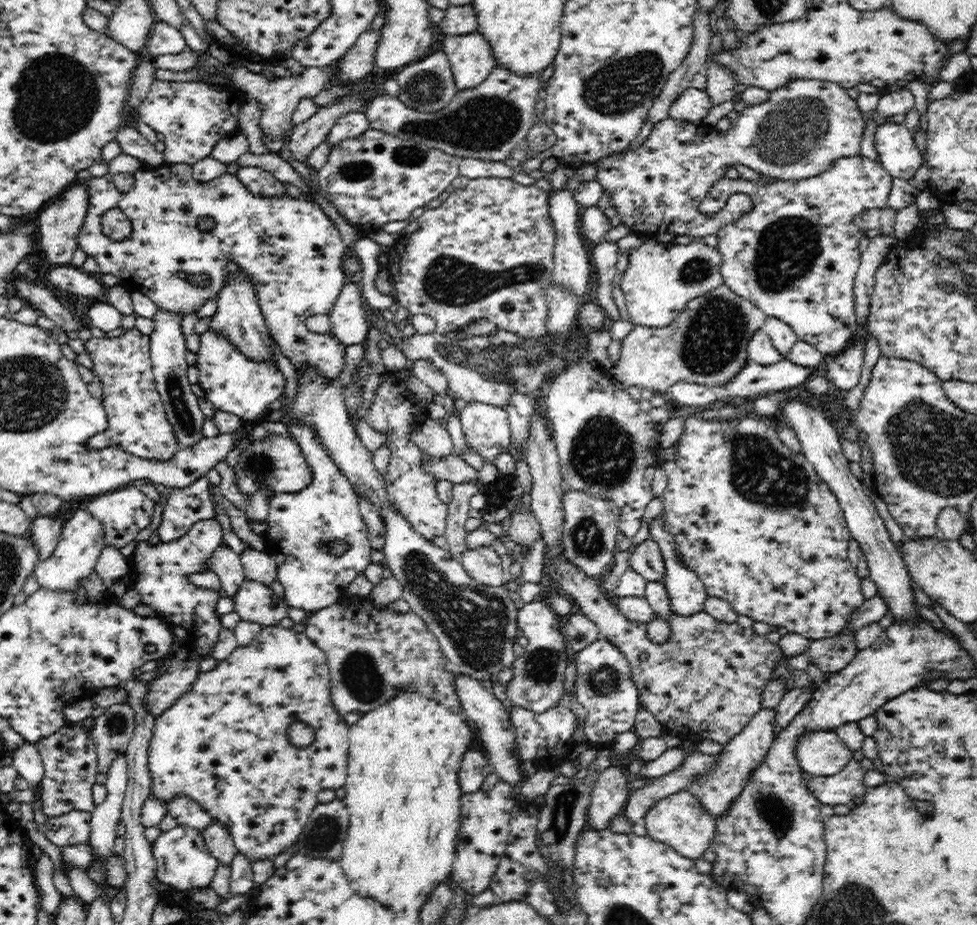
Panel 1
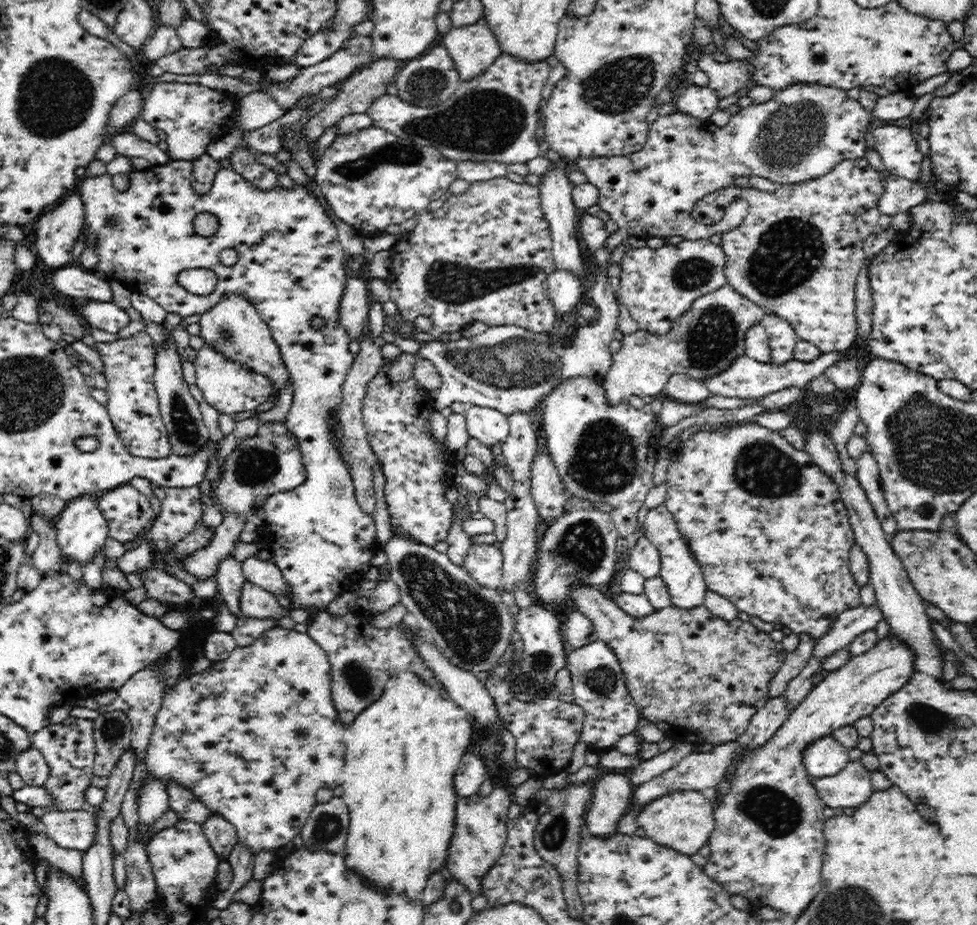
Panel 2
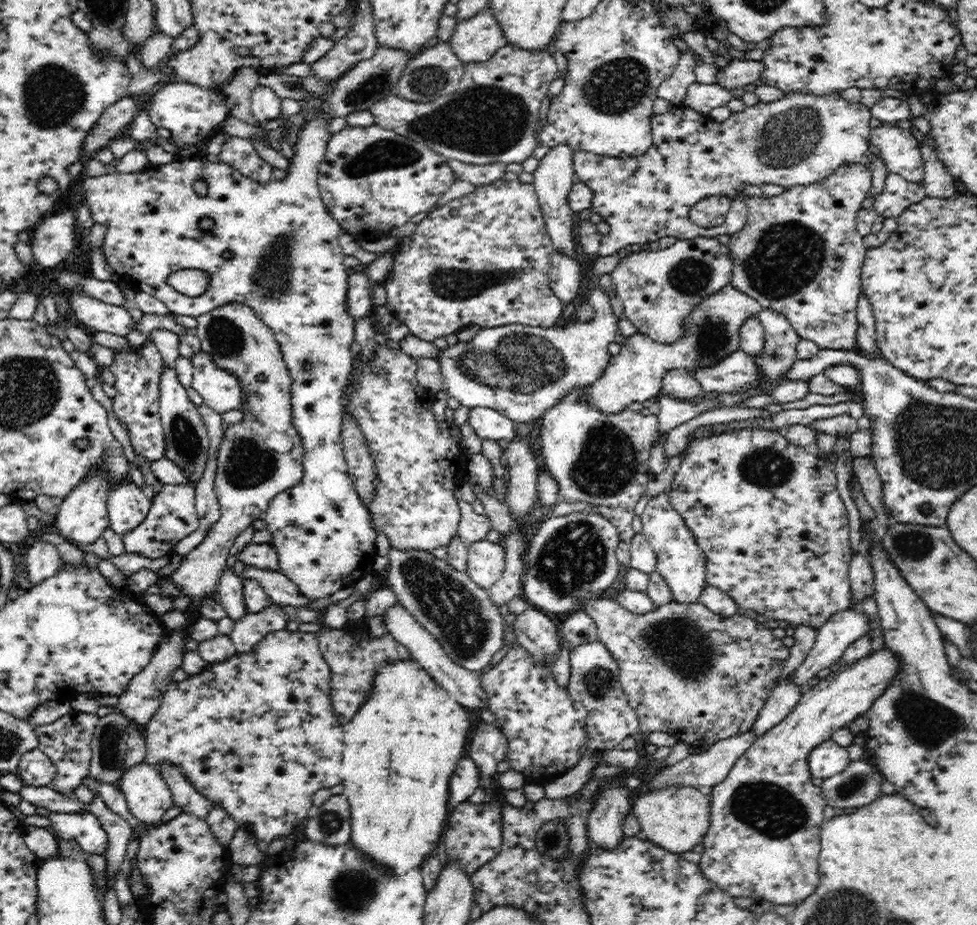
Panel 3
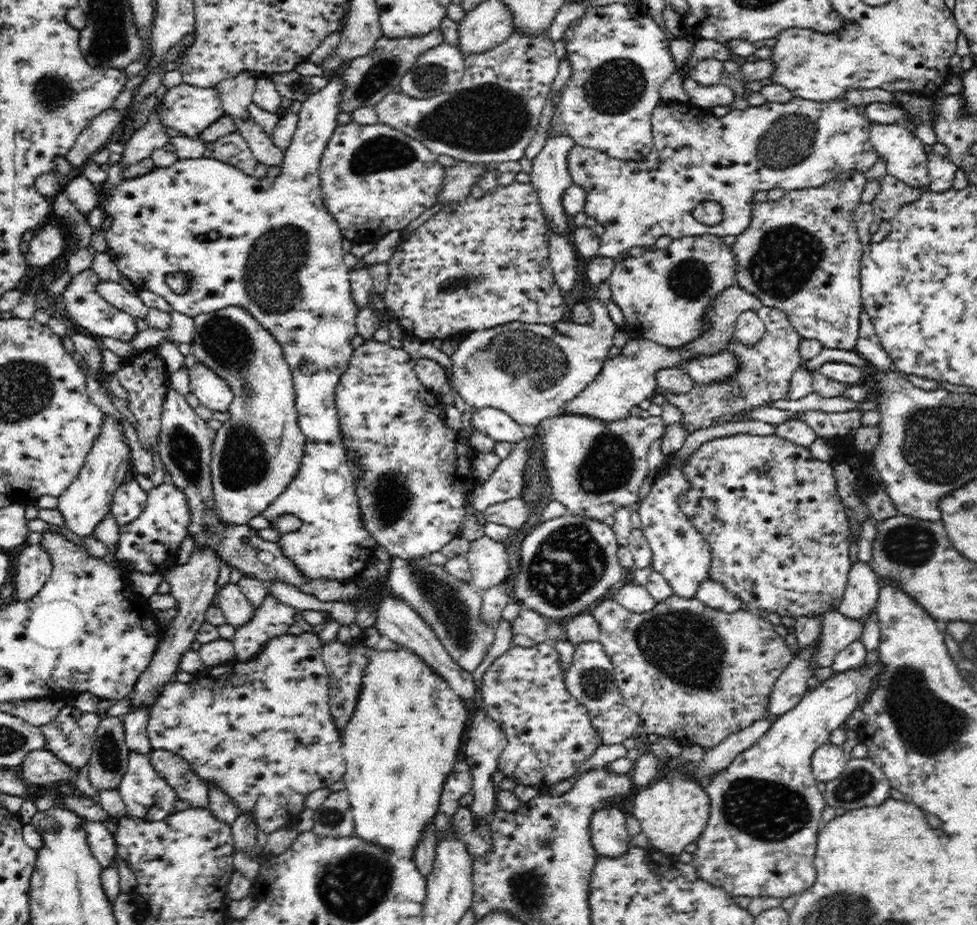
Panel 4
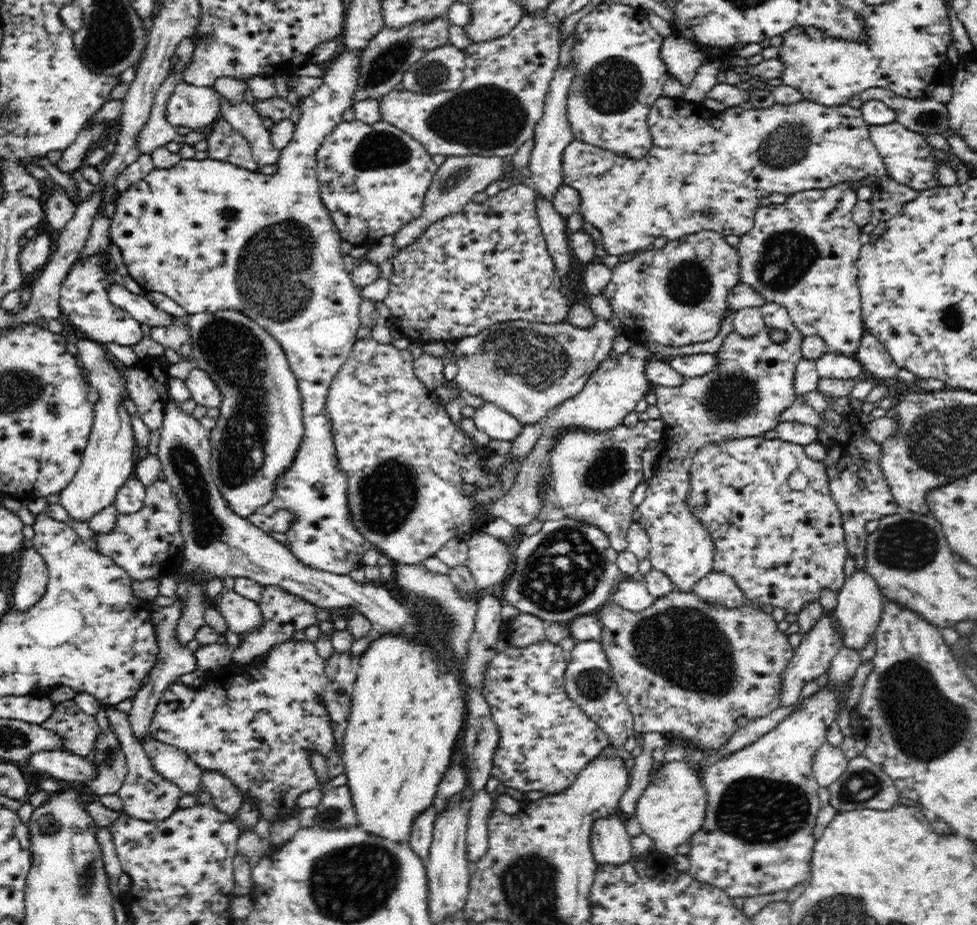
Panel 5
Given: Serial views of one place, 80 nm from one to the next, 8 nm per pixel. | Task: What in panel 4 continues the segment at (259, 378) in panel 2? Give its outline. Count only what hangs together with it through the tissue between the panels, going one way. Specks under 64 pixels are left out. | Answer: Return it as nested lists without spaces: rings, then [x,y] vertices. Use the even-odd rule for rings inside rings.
[[[199,360],[189,368],[190,390],[202,406],[216,412],[226,412],[232,404],[234,393],[228,381],[220,378]]]

